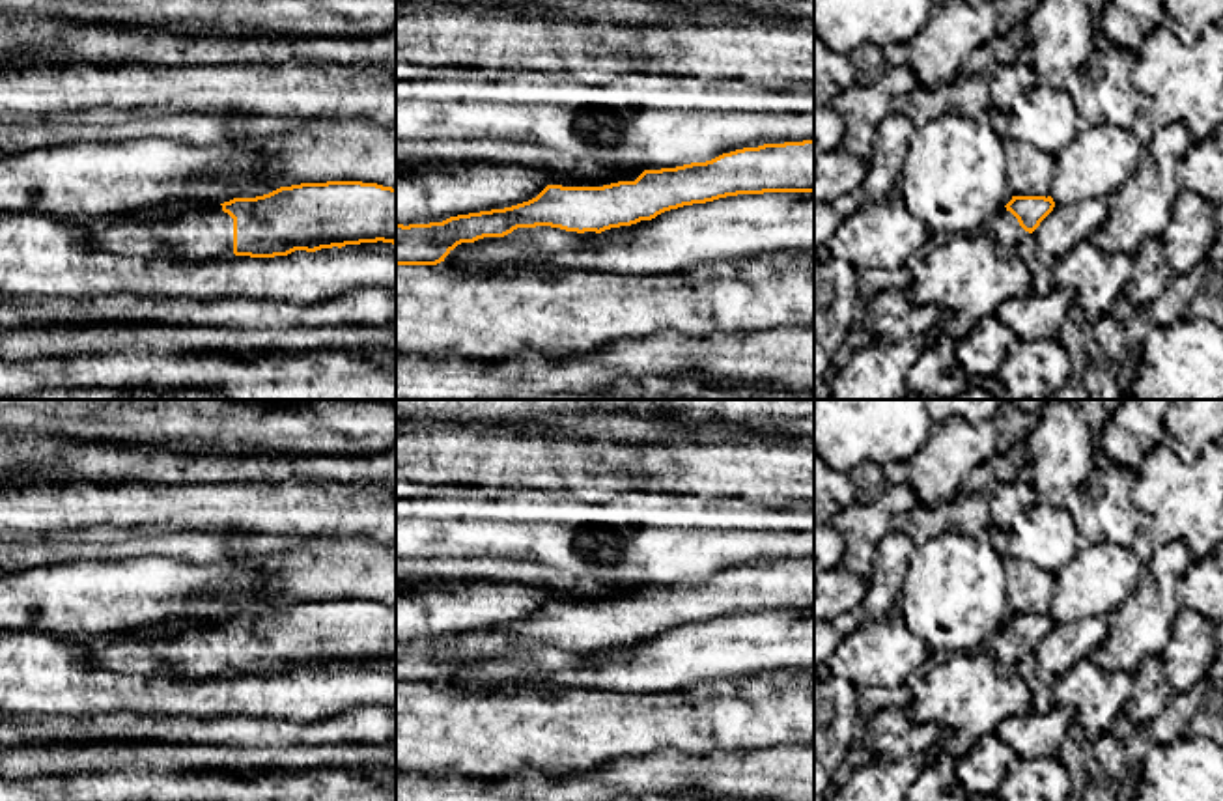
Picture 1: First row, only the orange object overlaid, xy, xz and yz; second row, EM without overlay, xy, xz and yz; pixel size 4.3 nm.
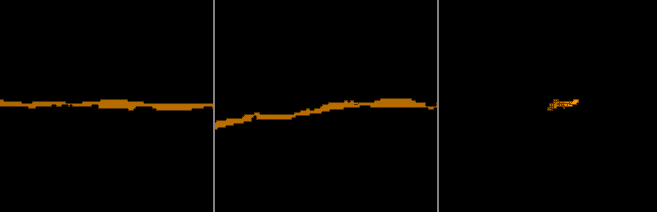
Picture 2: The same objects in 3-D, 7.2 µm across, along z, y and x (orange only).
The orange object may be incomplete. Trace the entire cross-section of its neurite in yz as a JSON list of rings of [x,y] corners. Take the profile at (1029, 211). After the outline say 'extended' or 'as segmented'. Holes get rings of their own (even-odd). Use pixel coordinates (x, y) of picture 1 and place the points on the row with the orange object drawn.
[[[1012,196],[1012,200],[991,220],[990,235],[999,258],[1016,256],[1018,243],[1033,233],[1053,211],[1051,196]]] | extended

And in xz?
[[[814,140],[743,148],[706,162],[676,168],[609,170],[596,179],[547,185],[536,198],[512,207],[457,215],[443,222],[396,224],[396,265],[437,265],[461,243],[504,237],[517,228],[551,226],[577,233],[601,233],[611,228],[652,220],[683,205],[764,192],[814,192]]] | extended

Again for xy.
[[[362,181],[301,183],[213,205],[189,202],[181,215],[159,222],[121,215],[93,237],[118,254],[161,248],[189,258],[274,258],[377,241],[396,245],[396,189]]] | extended

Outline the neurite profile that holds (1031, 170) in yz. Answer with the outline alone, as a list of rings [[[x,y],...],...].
[[[1005,142],[1008,183],[1014,196],[1051,196],[1055,155],[1029,146],[1027,142]]]

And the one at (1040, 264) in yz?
[[[1033,233],[1018,243],[1016,256],[1027,265],[1033,276],[1033,291],[1036,295],[1047,295],[1055,288],[1053,267],[1057,260]]]

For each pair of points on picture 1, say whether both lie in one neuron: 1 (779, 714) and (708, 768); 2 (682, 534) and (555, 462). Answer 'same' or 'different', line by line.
1: different
2: different

